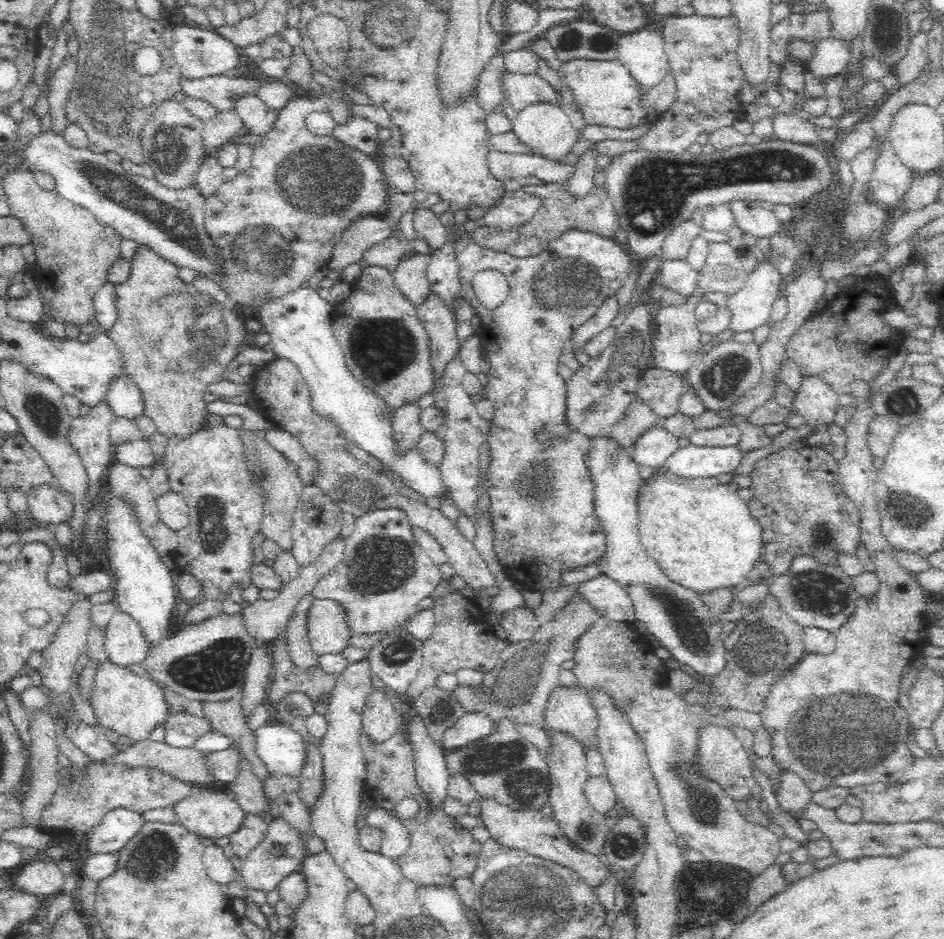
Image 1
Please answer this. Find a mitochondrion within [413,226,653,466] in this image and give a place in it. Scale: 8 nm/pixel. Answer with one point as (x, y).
(568, 285)

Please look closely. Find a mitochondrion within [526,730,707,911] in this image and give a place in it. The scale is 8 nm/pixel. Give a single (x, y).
(677, 767)

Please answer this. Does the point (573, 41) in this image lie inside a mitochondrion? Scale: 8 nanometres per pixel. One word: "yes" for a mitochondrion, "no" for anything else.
yes

